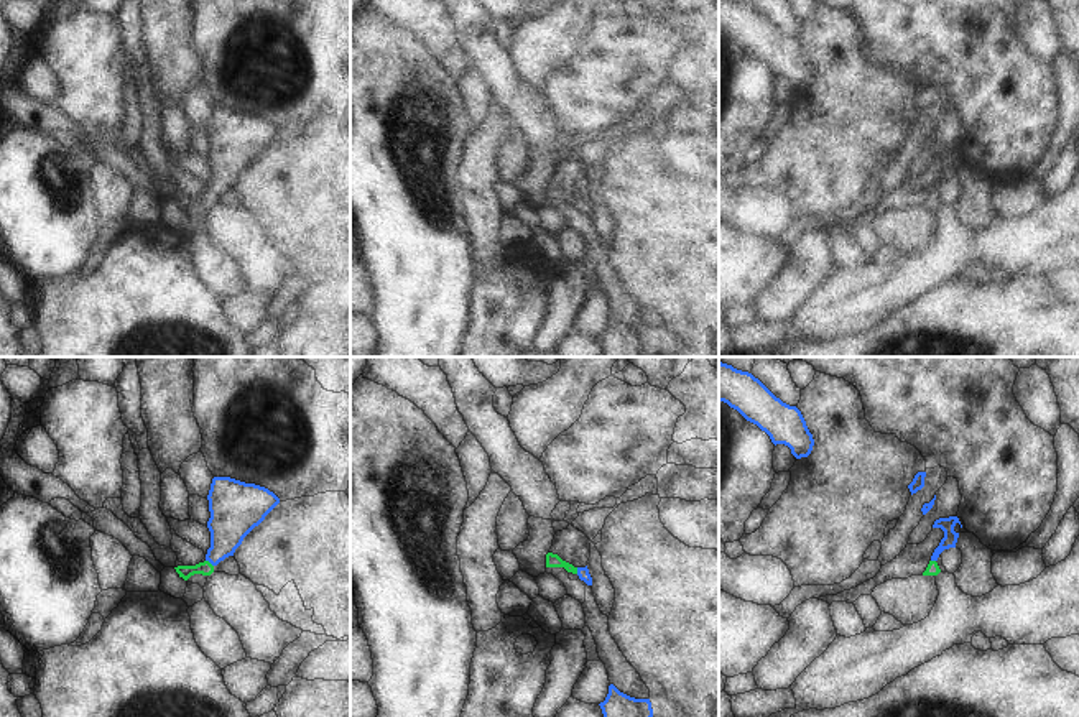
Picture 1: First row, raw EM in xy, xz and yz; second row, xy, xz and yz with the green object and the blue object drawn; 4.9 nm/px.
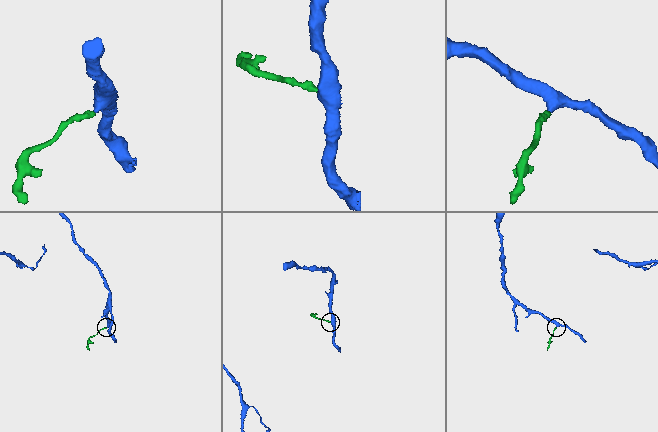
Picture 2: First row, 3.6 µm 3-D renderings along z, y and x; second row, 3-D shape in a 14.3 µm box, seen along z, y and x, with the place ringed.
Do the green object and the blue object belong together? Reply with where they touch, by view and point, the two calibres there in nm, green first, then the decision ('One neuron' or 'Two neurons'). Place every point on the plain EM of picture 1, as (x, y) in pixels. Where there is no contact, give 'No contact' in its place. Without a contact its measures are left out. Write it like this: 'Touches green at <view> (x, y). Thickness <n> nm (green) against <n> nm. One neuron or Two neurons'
Touches green at xy (209, 194). Thickness 70 nm (green) against 220 nm. One neuron

